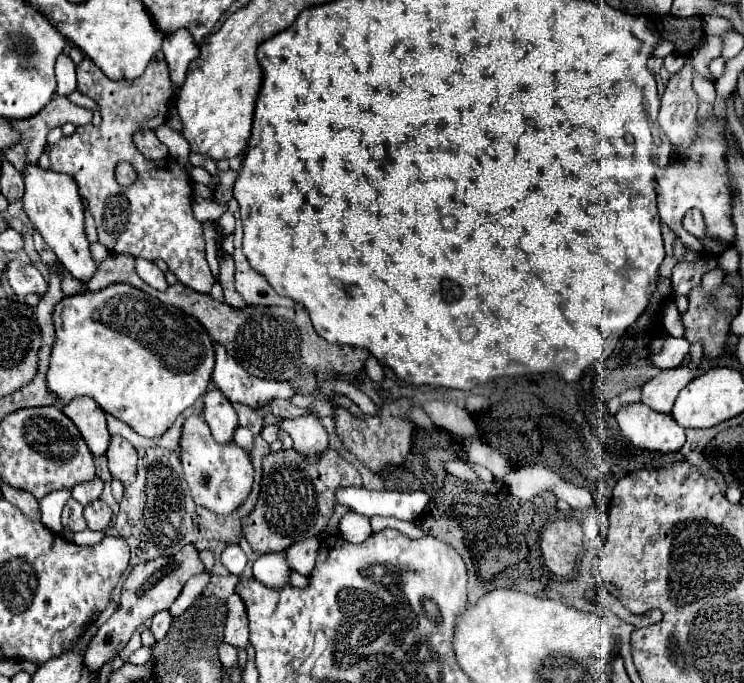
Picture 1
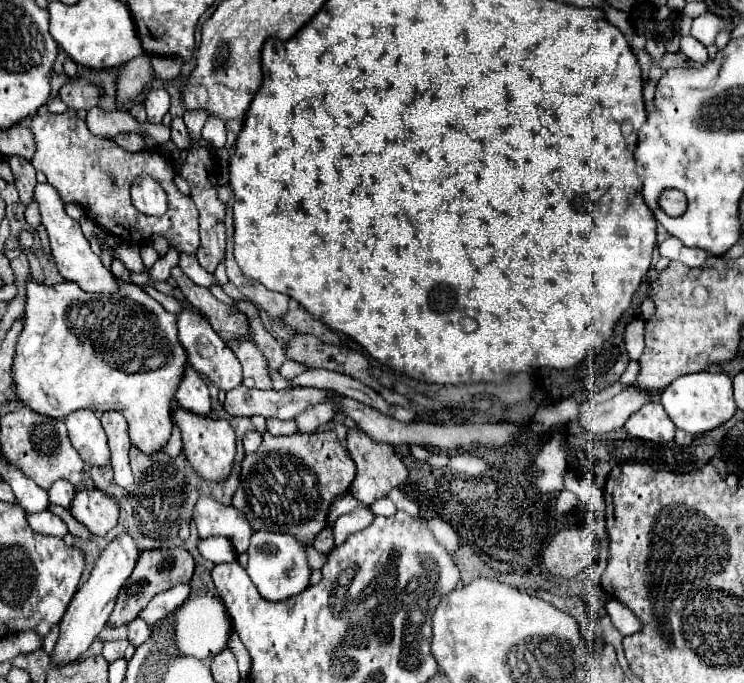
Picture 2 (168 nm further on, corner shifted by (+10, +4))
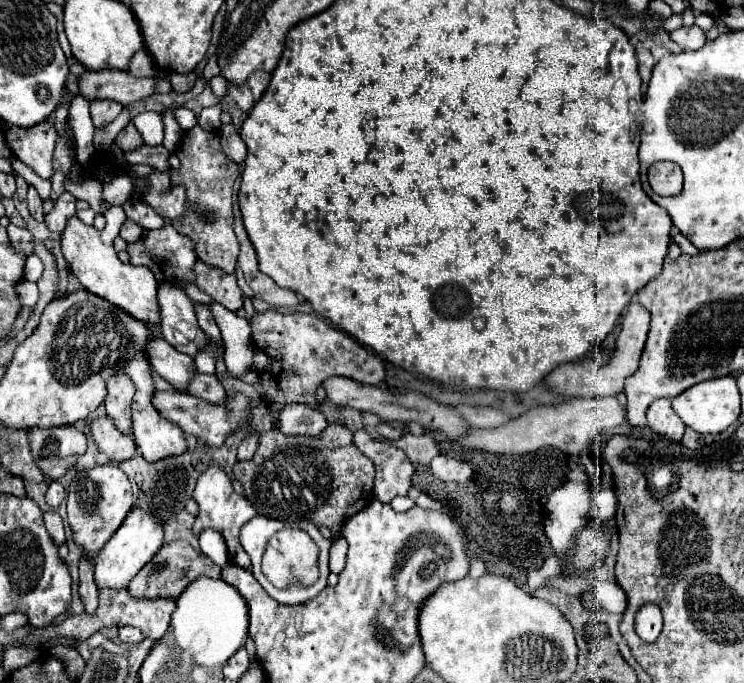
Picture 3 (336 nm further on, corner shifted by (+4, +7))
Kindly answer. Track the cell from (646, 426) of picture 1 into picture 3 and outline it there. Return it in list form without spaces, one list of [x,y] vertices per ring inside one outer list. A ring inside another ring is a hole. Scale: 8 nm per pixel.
[[[670,399],[654,401],[646,411],[646,421],[654,433],[658,433],[658,435],[662,435],[674,443],[680,443],[684,429],[686,429],[684,421],[678,419],[678,415],[674,413]]]

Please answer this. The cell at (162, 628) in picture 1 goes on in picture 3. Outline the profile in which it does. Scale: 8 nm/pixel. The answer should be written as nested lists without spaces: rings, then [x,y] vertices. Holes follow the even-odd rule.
[[[120,627],[118,631],[120,631],[120,639],[124,643],[142,643],[146,639],[144,633],[140,629],[136,629],[136,627]]]

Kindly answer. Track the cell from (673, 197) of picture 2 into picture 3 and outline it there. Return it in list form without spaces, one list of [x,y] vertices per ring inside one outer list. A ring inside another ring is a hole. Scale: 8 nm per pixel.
[[[656,163],[650,167],[648,171],[648,179],[650,179],[650,187],[654,189],[654,193],[662,195],[662,197],[672,197],[672,195],[680,195],[682,193],[682,171],[680,167],[676,167],[676,163]]]

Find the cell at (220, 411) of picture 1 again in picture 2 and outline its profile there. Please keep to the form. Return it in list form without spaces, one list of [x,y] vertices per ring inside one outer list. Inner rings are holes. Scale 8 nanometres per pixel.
[[[186,364],[182,382],[178,384],[178,390],[176,390],[176,396],[174,398],[186,410],[192,410],[192,412],[202,414],[202,416],[208,416],[210,414],[208,386],[204,384],[204,380],[200,378],[200,374],[190,364]]]

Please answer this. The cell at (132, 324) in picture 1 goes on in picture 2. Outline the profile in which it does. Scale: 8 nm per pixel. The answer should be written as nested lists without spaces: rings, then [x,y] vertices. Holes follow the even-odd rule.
[[[122,280],[116,294],[88,294],[74,282],[62,282],[56,286],[28,282],[26,292],[24,330],[16,342],[12,360],[16,398],[36,414],[58,420],[82,408],[94,412],[122,412],[130,428],[132,444],[146,456],[160,452],[168,444],[172,432],[170,400],[174,398],[186,366],[186,352],[182,350],[176,330],[176,314],[166,312],[140,286]],[[72,330],[84,330],[86,334],[80,338]]]

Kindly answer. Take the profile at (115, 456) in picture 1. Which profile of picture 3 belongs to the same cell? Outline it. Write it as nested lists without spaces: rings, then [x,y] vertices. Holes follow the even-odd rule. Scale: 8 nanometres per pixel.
[[[116,375],[108,381],[108,397],[106,397],[106,413],[114,421],[116,429],[120,429],[124,435],[132,433],[132,403],[134,387],[130,379],[124,379],[124,375]]]

